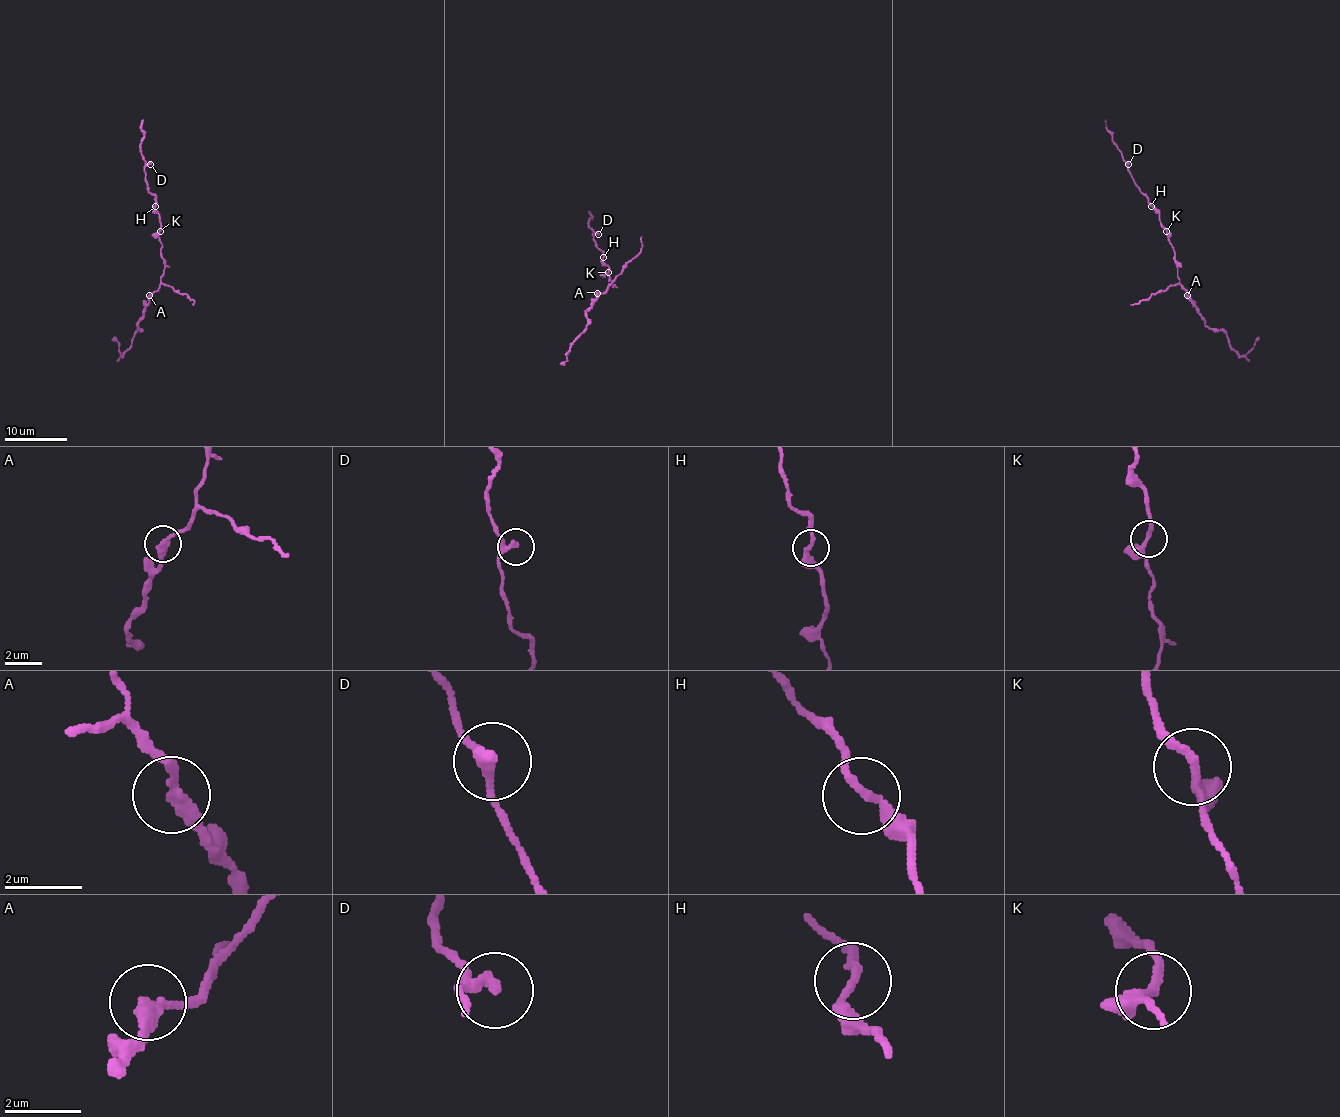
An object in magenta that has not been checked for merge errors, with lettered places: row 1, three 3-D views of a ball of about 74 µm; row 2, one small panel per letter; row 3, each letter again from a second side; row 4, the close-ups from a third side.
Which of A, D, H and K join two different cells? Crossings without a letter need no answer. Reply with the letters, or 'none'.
none

